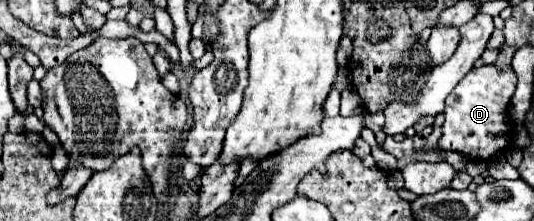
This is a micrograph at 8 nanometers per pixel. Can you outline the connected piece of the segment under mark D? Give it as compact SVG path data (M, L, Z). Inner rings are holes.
M495 65L473 67L459 85L447 97L447 107L443 111L443 135L439 147L447 151L465 153L471 159L489 159L513 147L511 143L511 125L507 121L507 107L513 97L517 77L511 67L499 71Z

